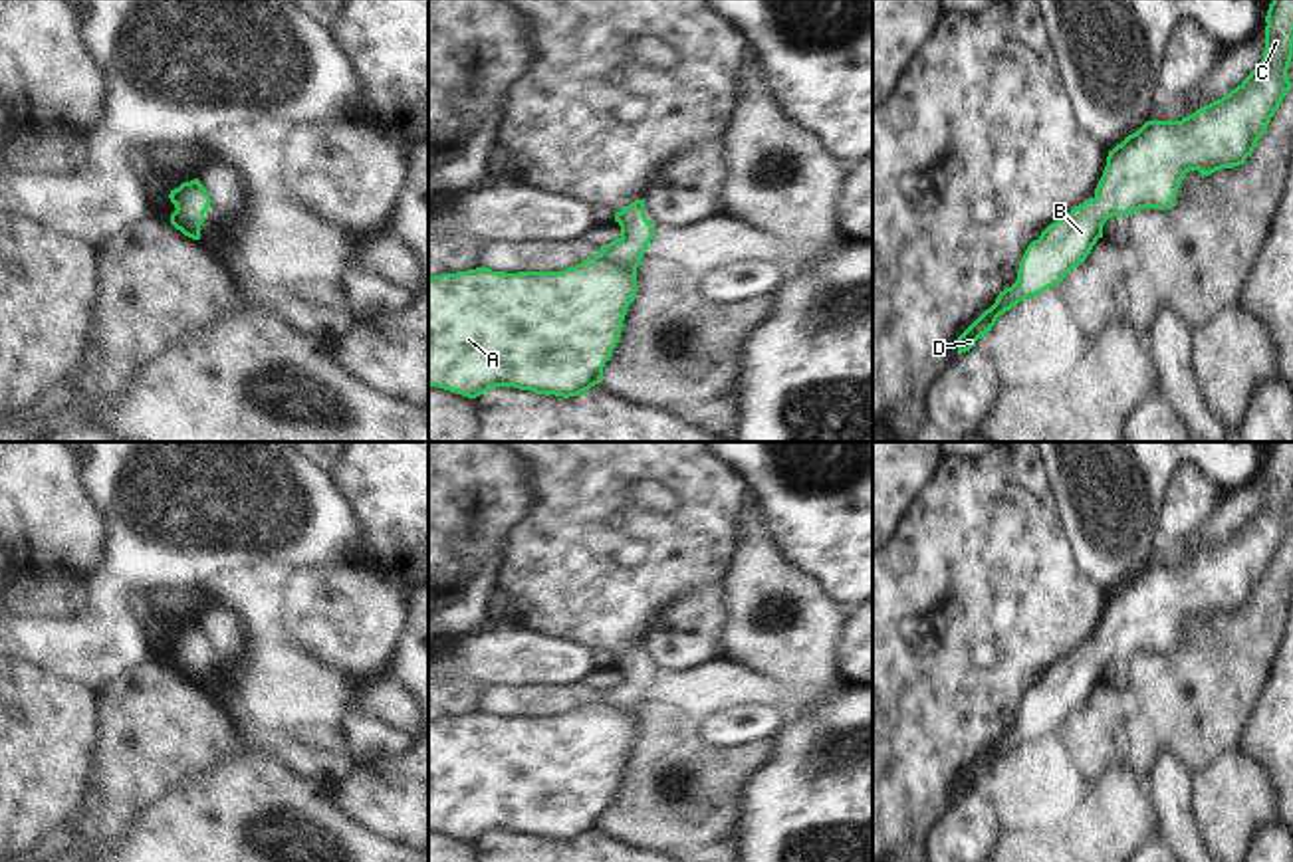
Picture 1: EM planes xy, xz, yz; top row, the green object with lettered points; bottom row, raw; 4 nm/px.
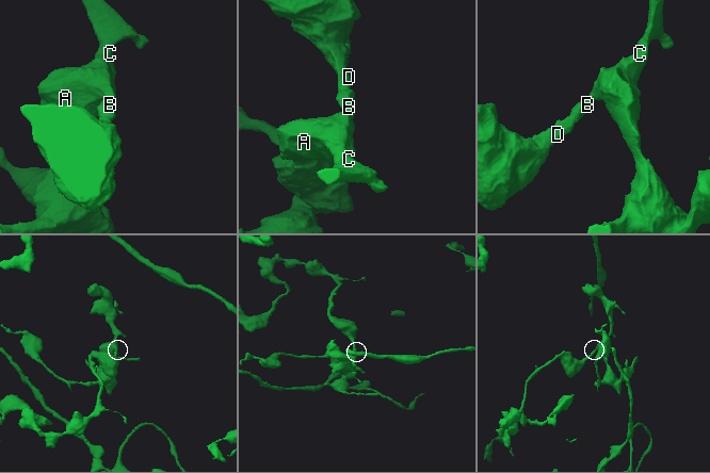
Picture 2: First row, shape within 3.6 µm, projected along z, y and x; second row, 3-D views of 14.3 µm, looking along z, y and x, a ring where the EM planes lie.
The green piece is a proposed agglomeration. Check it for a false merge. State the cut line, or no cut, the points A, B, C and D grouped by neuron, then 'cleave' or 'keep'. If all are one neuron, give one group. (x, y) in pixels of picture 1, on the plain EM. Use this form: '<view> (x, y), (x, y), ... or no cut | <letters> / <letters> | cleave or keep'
no cut | A B C D | keep

